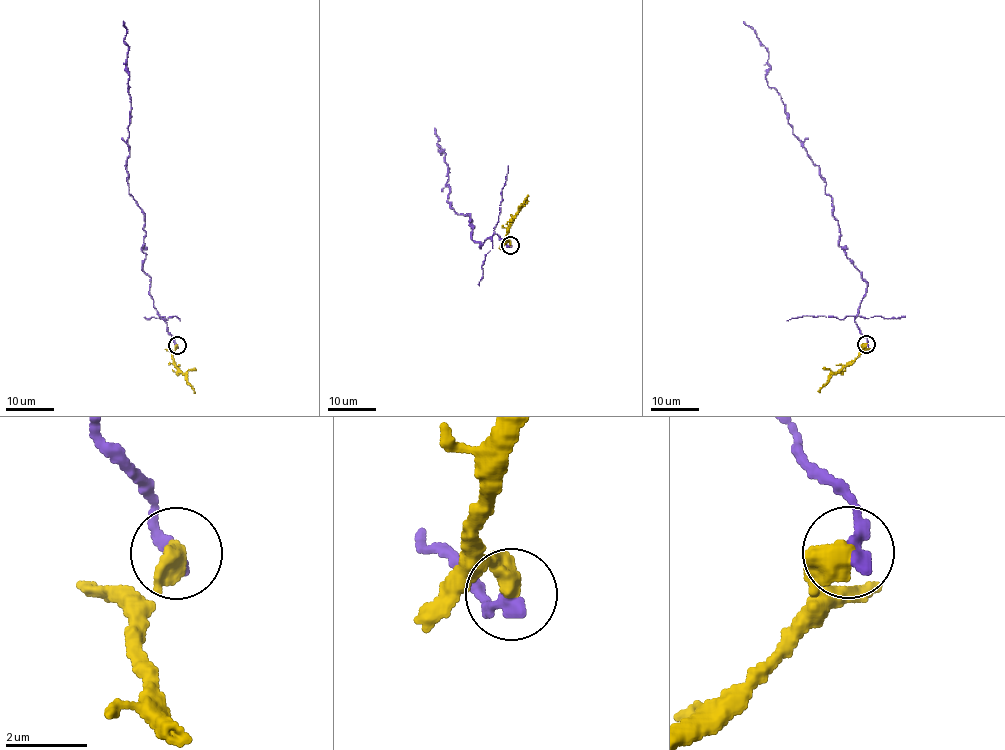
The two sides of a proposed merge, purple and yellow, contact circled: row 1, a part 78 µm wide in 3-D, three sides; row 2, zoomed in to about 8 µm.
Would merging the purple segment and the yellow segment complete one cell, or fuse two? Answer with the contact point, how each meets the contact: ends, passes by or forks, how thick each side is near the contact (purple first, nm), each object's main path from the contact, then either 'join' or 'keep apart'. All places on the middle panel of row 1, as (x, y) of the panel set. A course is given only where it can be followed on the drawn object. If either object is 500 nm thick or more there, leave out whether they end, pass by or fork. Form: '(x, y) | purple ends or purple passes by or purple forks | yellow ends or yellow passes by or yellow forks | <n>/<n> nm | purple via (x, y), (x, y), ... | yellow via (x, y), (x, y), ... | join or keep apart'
(510, 245) | 400/550 nm | purple via (510, 245), (495, 234), (480, 247), (472, 239), (470, 216), (451, 209), (444, 149), (441, 154), (434, 128) | yellow via (510, 244), (506, 238), (506, 229), (528, 196) | keep apart

